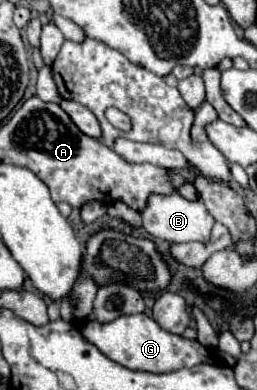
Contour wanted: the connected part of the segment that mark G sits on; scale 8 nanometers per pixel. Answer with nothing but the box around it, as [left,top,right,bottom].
[81,314,215,372]

